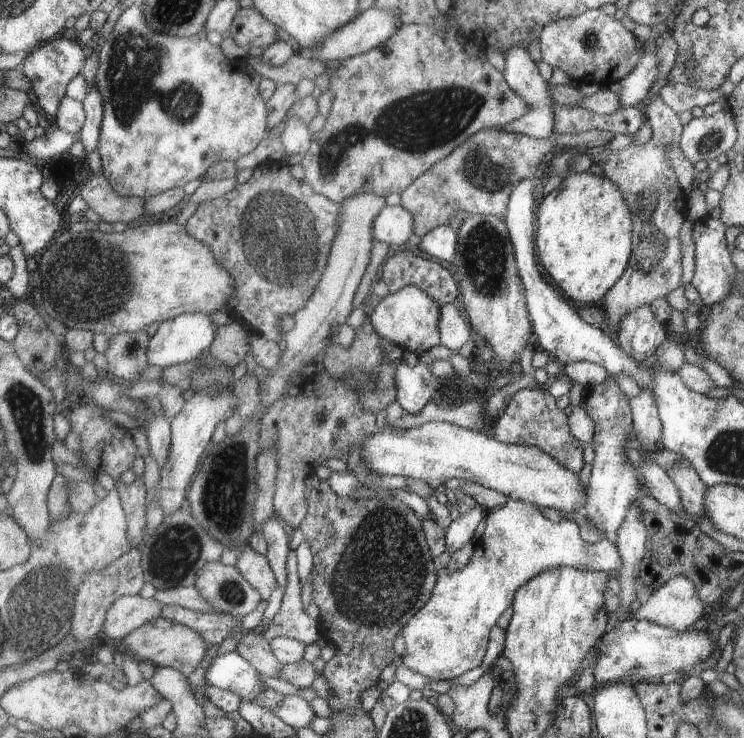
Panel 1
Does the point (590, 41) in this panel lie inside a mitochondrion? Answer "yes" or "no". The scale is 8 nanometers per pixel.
yes

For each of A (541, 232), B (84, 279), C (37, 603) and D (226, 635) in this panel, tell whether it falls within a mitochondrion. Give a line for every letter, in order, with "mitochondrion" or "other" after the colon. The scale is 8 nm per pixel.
A: other
B: mitochondrion
C: mitochondrion
D: other

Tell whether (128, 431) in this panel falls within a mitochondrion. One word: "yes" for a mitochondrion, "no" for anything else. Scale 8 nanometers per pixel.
no

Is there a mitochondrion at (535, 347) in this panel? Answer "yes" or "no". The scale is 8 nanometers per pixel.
no

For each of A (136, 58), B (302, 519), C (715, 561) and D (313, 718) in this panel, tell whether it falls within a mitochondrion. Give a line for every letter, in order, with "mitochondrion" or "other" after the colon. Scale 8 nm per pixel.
A: mitochondrion
B: other
C: other
D: other

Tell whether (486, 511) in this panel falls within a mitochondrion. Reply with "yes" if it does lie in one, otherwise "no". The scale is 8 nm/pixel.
no

